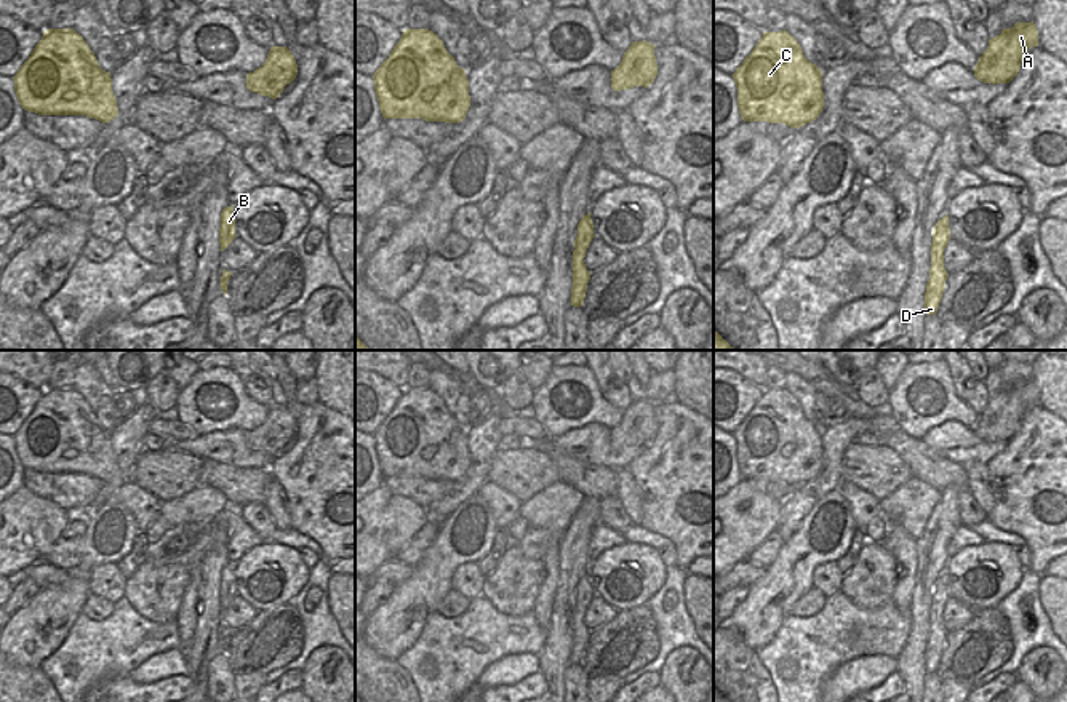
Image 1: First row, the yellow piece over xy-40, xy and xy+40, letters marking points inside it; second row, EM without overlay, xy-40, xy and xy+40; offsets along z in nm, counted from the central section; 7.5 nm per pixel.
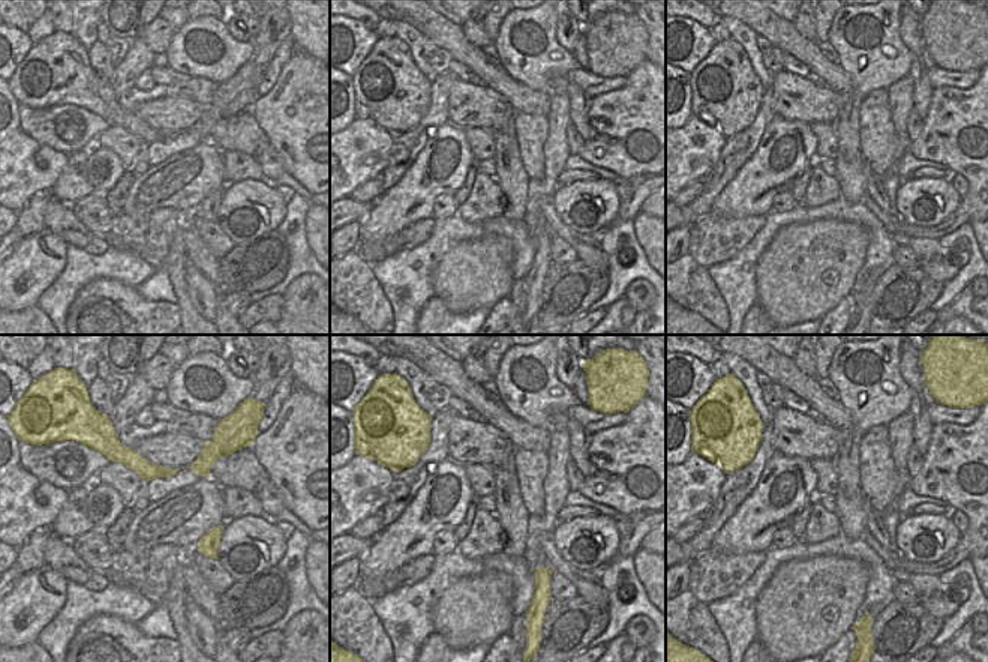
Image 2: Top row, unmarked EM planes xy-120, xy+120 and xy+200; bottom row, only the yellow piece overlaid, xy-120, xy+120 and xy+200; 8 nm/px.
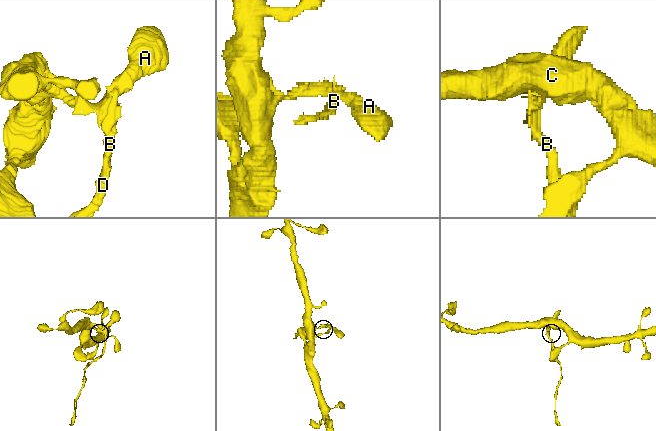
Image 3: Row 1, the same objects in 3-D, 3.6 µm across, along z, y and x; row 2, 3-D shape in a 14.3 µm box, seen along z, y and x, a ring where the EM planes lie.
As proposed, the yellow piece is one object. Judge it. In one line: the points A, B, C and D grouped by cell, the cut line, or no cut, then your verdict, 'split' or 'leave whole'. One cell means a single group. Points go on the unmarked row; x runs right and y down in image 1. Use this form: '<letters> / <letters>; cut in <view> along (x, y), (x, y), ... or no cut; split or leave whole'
A B C / D; cut in xy+40 along (931, 606), (943, 618); split

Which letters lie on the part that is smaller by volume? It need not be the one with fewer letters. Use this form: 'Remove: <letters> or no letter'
Remove: D

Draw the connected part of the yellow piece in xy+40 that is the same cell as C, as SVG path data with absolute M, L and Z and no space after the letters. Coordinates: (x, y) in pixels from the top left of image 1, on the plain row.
M785 387L763 390L733 437L744 480L800 486L822 470L822 430L803 414L800 401Z

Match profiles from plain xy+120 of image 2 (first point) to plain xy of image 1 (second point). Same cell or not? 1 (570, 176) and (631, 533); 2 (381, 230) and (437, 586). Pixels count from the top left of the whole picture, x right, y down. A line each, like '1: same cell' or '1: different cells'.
1: different cells
2: same cell

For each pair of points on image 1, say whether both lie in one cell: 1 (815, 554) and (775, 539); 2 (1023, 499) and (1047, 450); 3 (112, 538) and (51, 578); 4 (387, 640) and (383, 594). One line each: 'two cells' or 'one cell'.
1: two cells
2: one cell
3: two cells
4: two cells

